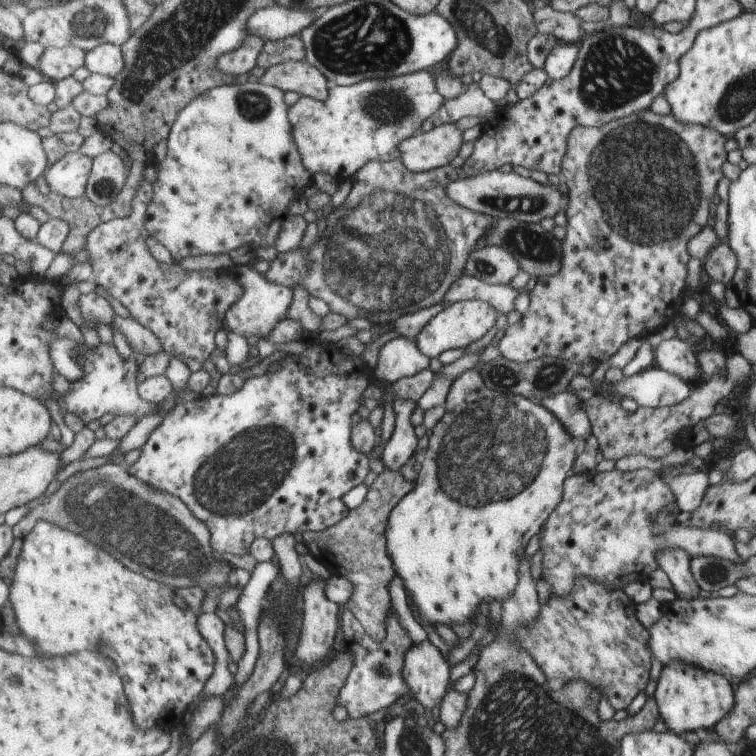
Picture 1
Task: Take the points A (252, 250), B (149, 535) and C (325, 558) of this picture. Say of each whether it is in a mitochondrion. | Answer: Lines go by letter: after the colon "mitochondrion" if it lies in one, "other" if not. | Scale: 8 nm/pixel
A: other
B: mitochondrion
C: other

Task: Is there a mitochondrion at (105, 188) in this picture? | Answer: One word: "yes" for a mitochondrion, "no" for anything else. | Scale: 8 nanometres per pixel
yes

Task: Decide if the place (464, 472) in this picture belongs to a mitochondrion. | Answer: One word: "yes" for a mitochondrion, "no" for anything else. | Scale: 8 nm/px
yes

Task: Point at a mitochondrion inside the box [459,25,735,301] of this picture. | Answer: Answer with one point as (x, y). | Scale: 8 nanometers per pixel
(643, 175)

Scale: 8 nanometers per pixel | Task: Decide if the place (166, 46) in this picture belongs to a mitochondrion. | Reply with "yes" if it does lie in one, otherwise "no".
yes

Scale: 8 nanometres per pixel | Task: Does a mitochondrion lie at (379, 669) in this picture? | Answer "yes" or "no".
yes

